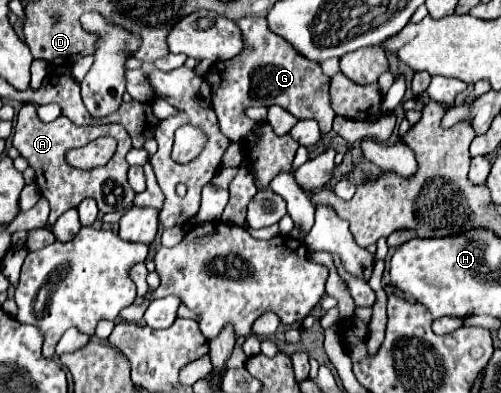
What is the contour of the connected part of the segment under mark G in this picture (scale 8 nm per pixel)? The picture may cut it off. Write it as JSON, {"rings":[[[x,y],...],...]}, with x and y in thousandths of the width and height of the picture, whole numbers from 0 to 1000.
{"rings":[[[529,43],[477,48],[493,120],[481,140],[445,165],[429,160],[417,181],[417,216],[425,237],[425,277],[433,288],[437,328],[461,359],[481,361],[499,344],[507,321],[485,316],[485,272],[557,267],[593,303],[629,303],[641,338],[661,333],[669,282],[657,252],[657,196],[645,191],[637,160],[605,145],[577,104],[545,84]]]}

